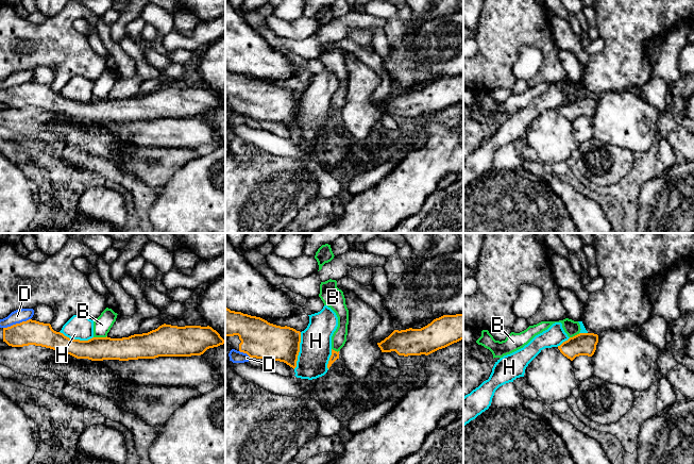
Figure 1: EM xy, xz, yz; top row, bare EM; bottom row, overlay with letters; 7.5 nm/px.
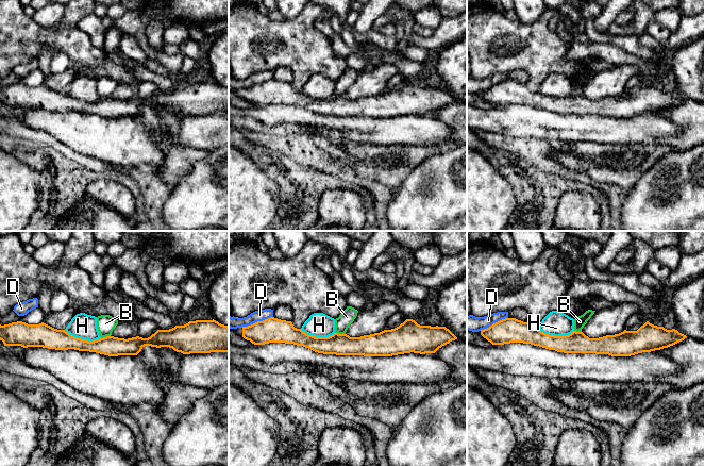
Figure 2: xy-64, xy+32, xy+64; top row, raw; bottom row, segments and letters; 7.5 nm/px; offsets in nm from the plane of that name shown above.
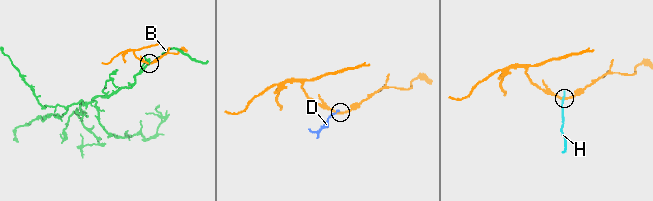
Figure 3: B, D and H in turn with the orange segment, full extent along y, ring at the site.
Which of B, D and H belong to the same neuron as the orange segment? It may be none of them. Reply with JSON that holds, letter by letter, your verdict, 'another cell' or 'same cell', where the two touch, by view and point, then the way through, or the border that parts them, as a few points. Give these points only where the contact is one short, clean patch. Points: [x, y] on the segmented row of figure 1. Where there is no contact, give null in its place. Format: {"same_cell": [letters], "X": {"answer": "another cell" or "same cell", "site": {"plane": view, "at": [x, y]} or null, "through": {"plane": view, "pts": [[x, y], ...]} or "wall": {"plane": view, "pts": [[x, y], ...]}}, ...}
{"same_cell": [], "B": {"answer": "another cell", "site": {"plane": "xy", "at": [100, 337]}, "wall": {"plane": "xy", "pts": [[106, 335], [94, 337]]}}, "D": {"answer": "another cell", "site": {"plane": "xy", "at": [16, 324]}}, "H": {"answer": "another cell", "site": {"plane": "xz", "at": [299, 350]}, "wall": {"plane": "xz", "pts": [[301, 332], [300, 351], [297, 365], [293, 368]]}}}

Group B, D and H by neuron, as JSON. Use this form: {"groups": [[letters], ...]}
{"groups": [["B"], ["D"], ["H"]]}

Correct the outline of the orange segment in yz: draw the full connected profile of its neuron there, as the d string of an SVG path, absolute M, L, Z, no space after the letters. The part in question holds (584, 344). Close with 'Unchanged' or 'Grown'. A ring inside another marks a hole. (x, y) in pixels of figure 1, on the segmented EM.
M579 333L563 342L558 349L560 352L573 361L576 357L592 357L596 350L598 335L594 333Z. Unchanged

